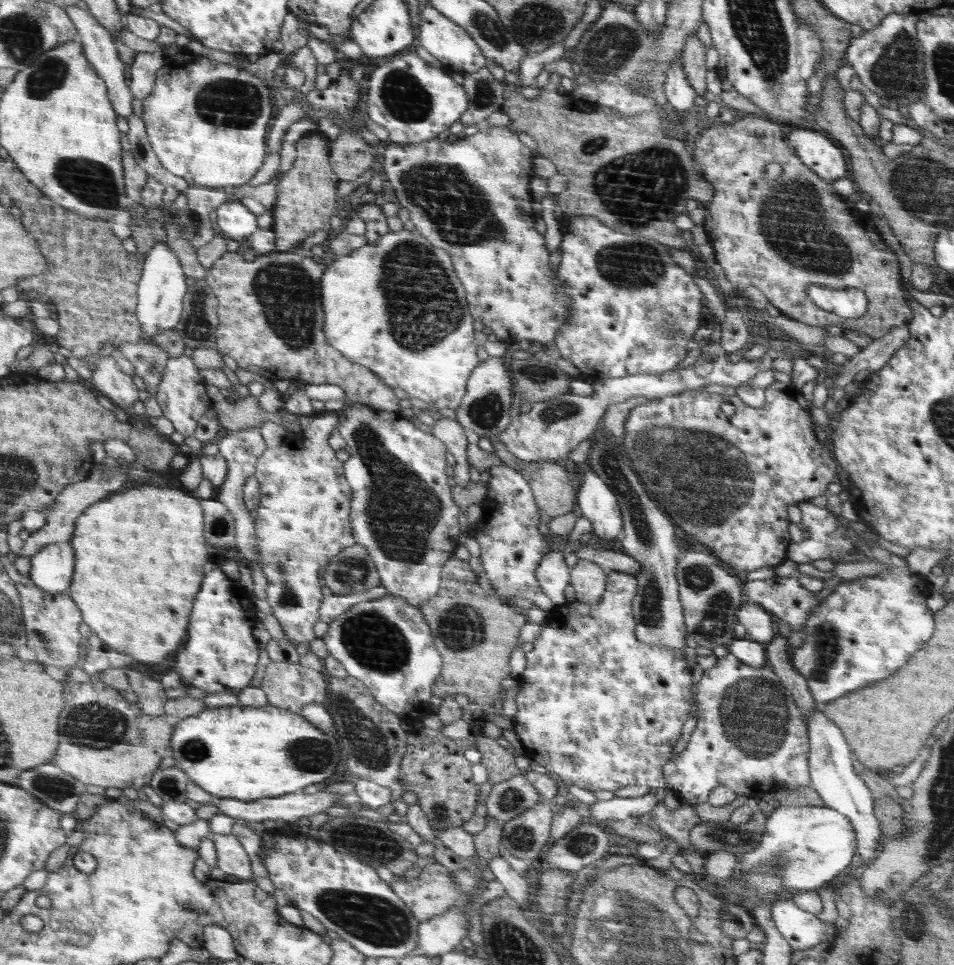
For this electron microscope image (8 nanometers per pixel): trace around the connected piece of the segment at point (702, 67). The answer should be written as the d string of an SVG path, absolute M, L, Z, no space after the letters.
M693 34L686 42L681 55L684 72L690 86L702 96L707 91L706 88L706 49L704 44L699 41L696 34Z

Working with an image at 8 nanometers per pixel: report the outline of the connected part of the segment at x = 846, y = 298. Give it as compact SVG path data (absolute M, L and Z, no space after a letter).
M816 285L808 288L808 295L820 308L846 318L858 318L867 311L868 299L863 288L833 289Z

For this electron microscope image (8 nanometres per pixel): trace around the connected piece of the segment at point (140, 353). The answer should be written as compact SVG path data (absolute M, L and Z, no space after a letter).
M124 343L120 344L120 353L136 366L136 375L146 382L144 409L149 417L164 415L157 396L171 356L163 345Z

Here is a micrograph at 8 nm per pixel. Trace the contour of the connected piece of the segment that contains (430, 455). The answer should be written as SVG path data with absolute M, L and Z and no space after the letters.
M361 403L347 405L340 414L339 431L342 438L346 441L348 446L347 452L349 454L348 460L344 462L347 470L348 484L352 486L354 493L354 502L352 508L349 510L349 521L352 524L352 535L354 536L355 545L361 545L368 551L372 562L377 568L378 576L380 577L380 584L388 590L387 594L396 594L403 597L404 600L410 601L412 605L418 605L427 602L440 590L442 584L442 568L446 560L450 560L452 552L458 546L458 534L460 534L460 524L458 522L458 505L452 500L450 494L450 486L448 486L448 476L446 476L446 445L440 441L438 437L424 434L422 430L418 430L414 424L410 424L406 418L402 418L400 414L389 411L380 411L374 408L362 405Z

